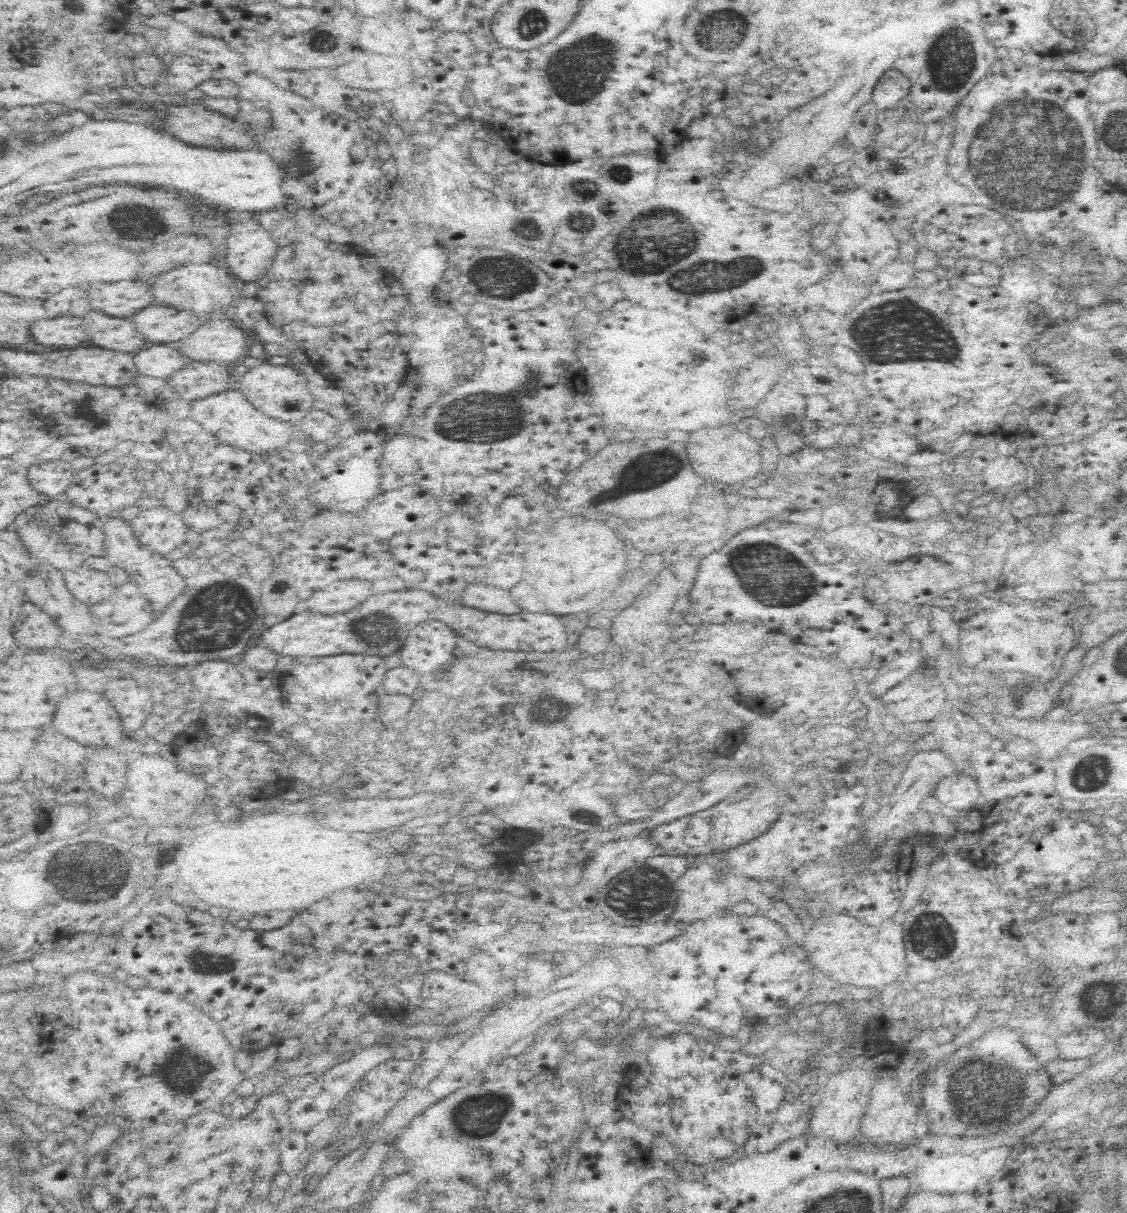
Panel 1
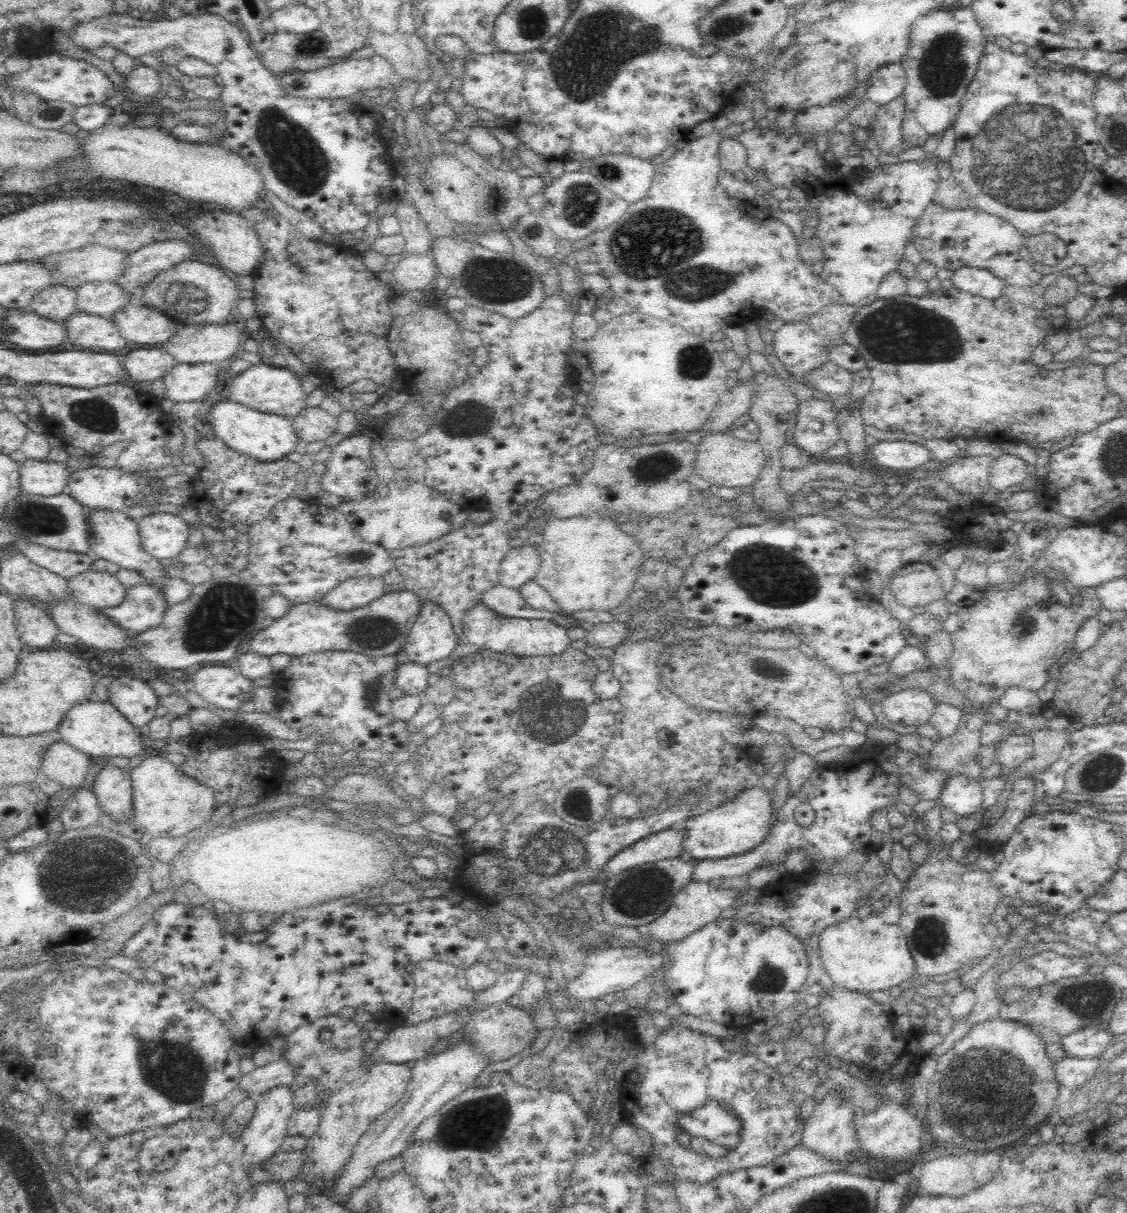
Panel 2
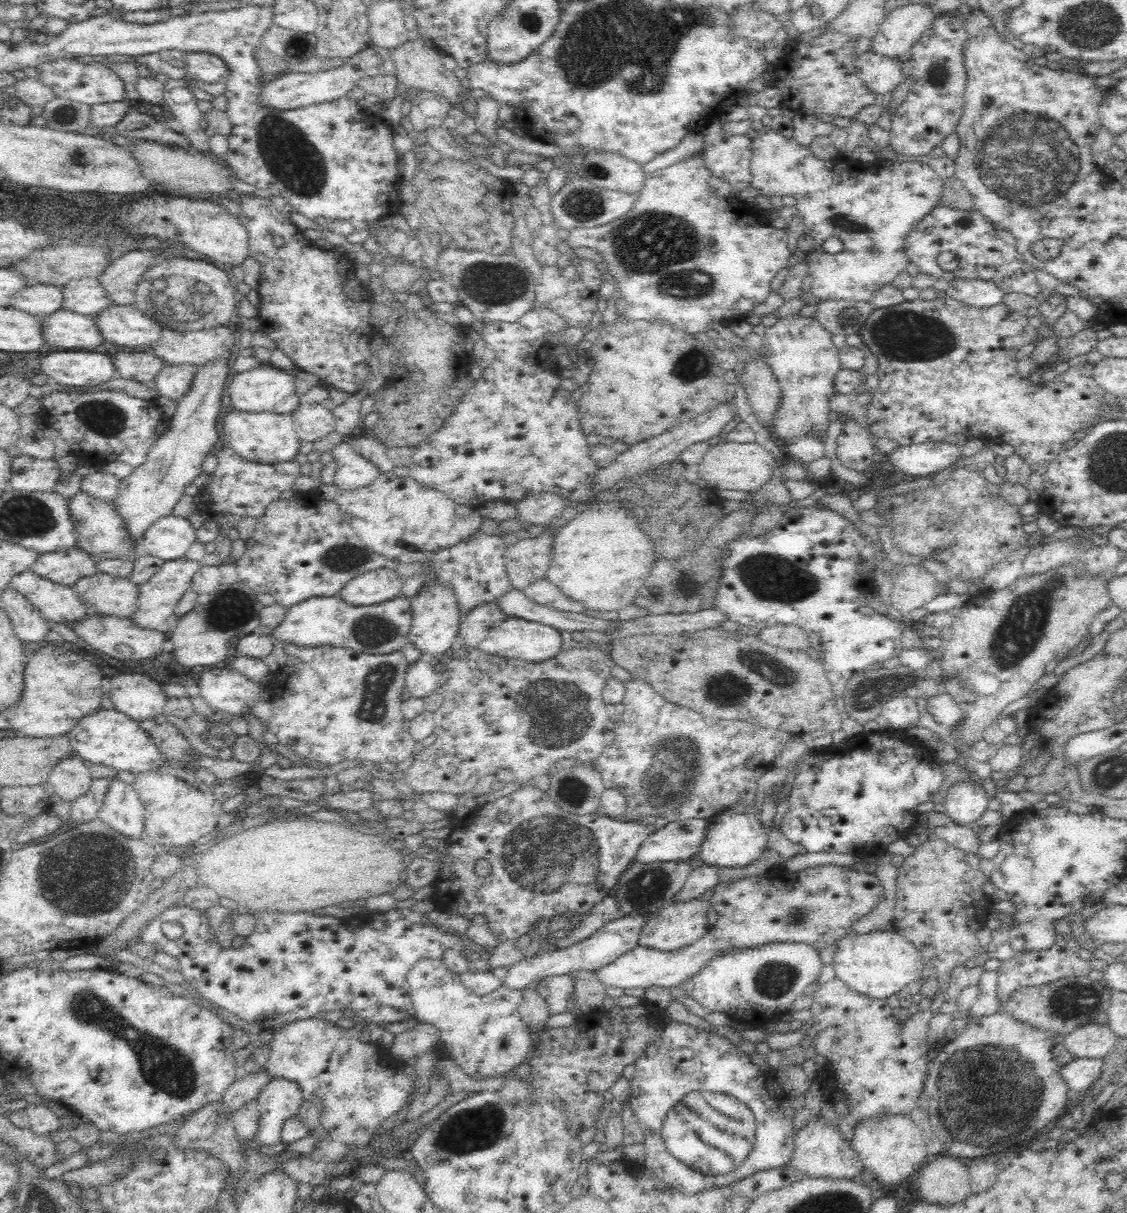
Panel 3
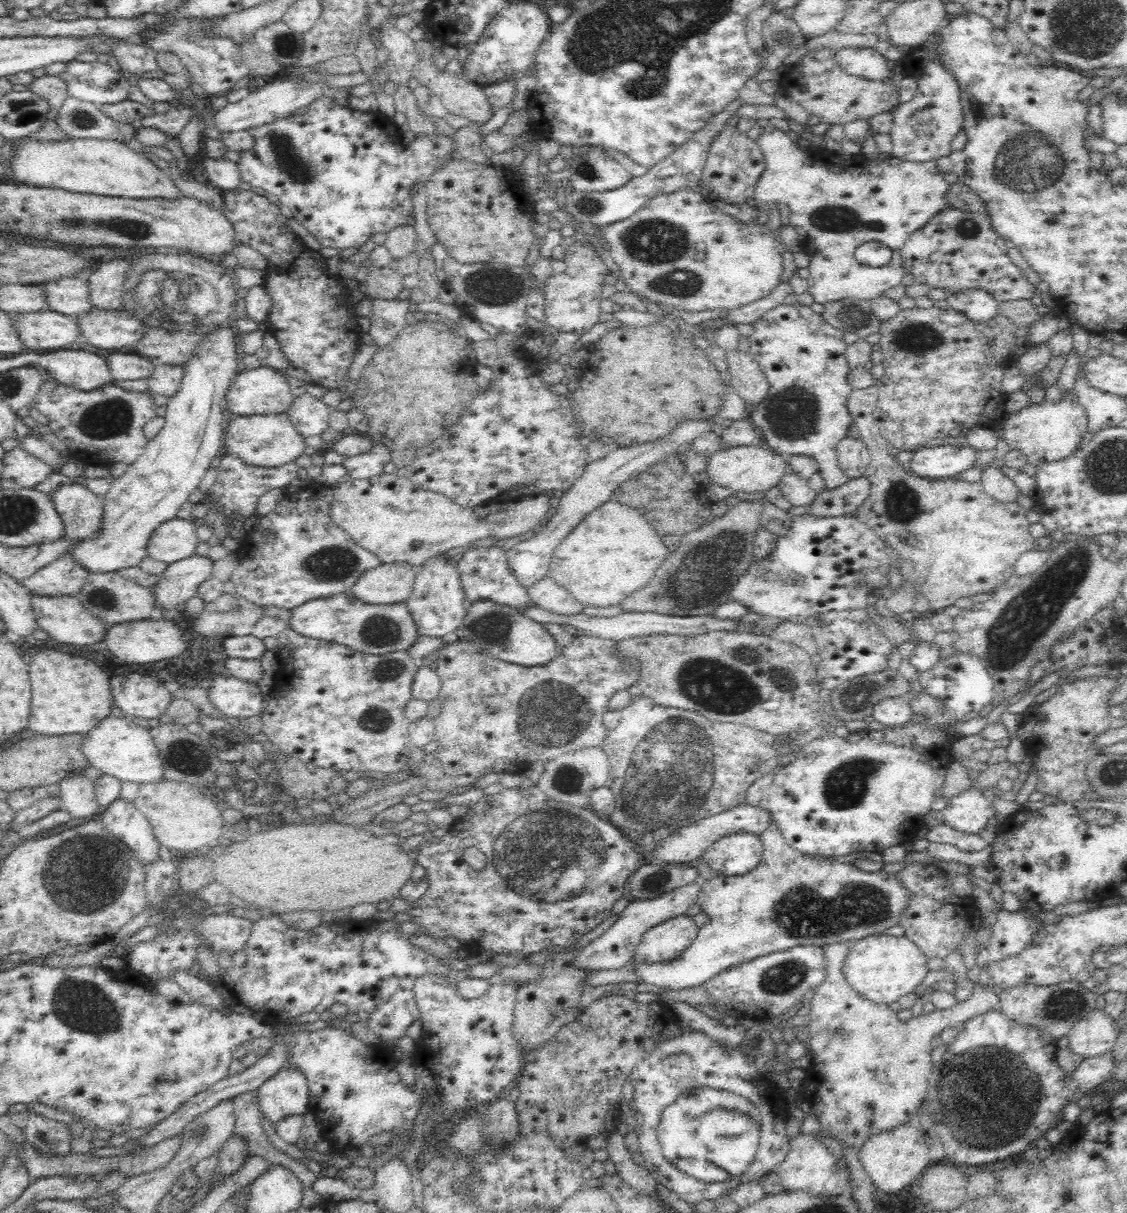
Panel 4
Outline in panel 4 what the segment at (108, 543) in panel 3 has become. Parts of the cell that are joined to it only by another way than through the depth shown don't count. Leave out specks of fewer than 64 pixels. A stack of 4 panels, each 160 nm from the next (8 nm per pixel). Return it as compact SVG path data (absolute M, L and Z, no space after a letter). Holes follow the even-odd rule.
M84 483L60 486L50 495L62 517L69 548L101 533L104 514L102 497L88 490Z

